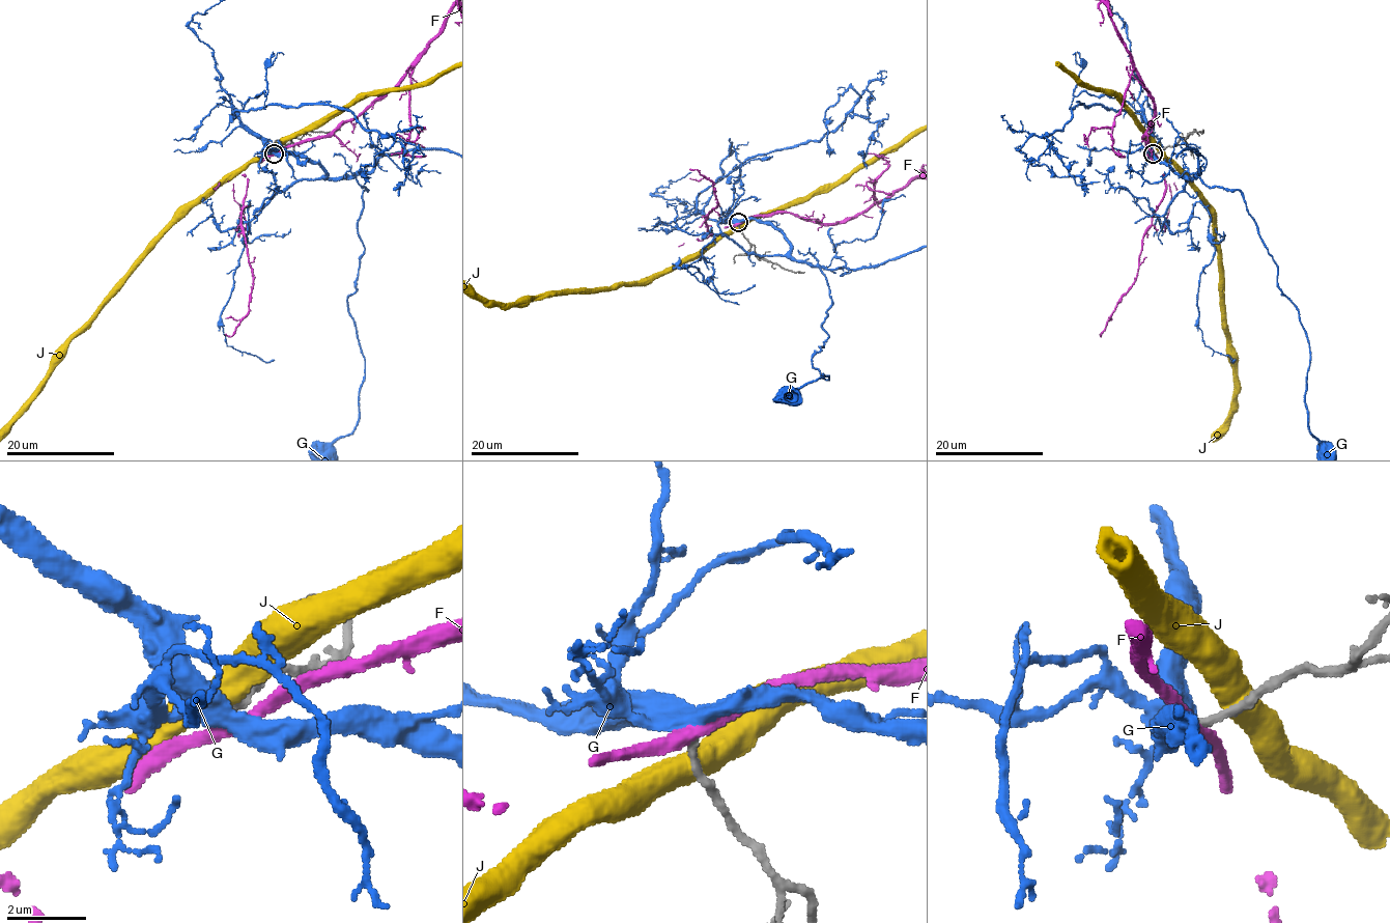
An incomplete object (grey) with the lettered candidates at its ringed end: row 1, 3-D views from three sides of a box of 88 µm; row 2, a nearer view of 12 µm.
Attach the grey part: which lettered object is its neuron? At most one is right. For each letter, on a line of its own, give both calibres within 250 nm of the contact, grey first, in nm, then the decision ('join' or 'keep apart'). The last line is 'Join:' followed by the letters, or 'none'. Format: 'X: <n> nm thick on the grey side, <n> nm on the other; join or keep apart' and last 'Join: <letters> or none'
F: 200 nm thick on the grey side, 320 nm on the other; keep apart
G: 190 nm thick on the grey side, 440 nm on the other; join
J: 280 nm thick on the grey side, 550 nm on the other; keep apart
Join: G

